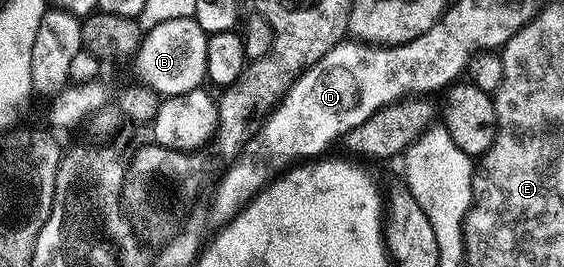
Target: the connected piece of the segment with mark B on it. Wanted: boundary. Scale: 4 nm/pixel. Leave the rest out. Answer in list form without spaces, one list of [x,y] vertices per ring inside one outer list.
[[[196,17],[163,20],[148,27],[142,33],[141,45],[137,47],[135,63],[140,85],[158,96],[170,98],[198,89],[203,82],[203,70],[199,61],[204,59],[202,23]]]

